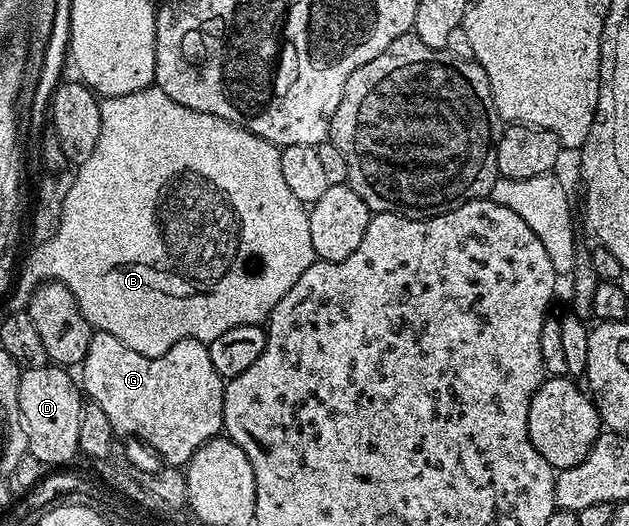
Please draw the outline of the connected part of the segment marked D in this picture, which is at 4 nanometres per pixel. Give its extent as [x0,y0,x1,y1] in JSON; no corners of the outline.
[19,365,83,468]

